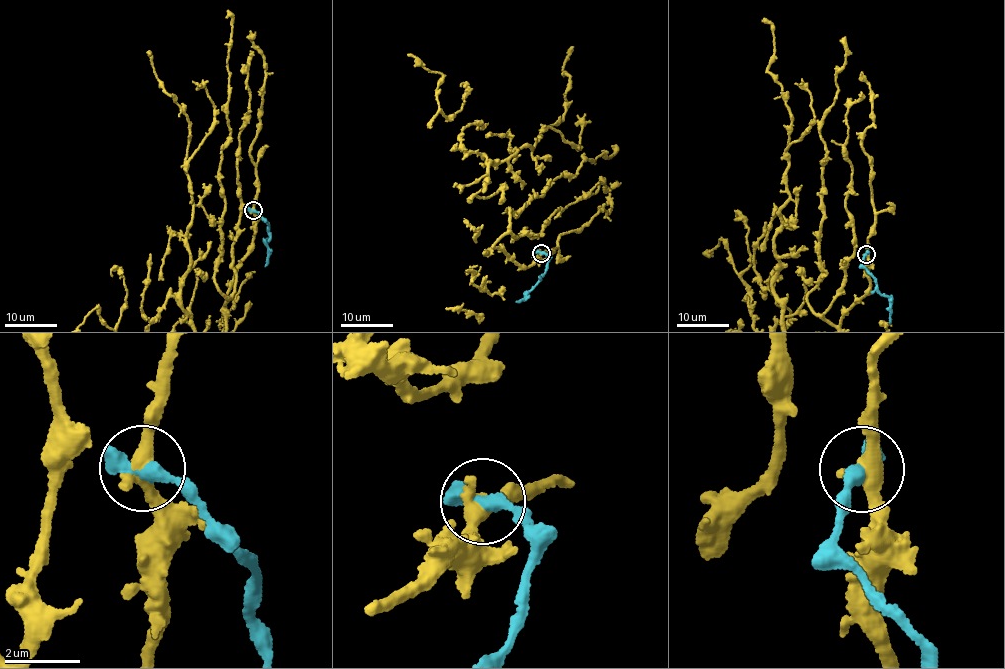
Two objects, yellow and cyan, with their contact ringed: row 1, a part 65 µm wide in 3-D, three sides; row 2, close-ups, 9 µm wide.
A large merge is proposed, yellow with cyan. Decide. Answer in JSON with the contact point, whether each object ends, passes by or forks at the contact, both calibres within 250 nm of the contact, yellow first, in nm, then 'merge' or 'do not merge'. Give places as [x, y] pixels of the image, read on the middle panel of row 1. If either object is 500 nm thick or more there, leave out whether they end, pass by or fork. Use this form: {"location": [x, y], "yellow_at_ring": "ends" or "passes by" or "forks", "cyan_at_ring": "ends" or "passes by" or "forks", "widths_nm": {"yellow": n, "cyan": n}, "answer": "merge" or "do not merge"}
{"location": [541, 253], "yellow_at_ring": "passes by", "cyan_at_ring": "ends", "widths_nm": {"yellow": 420, "cyan": 480}, "answer": "do not merge"}

